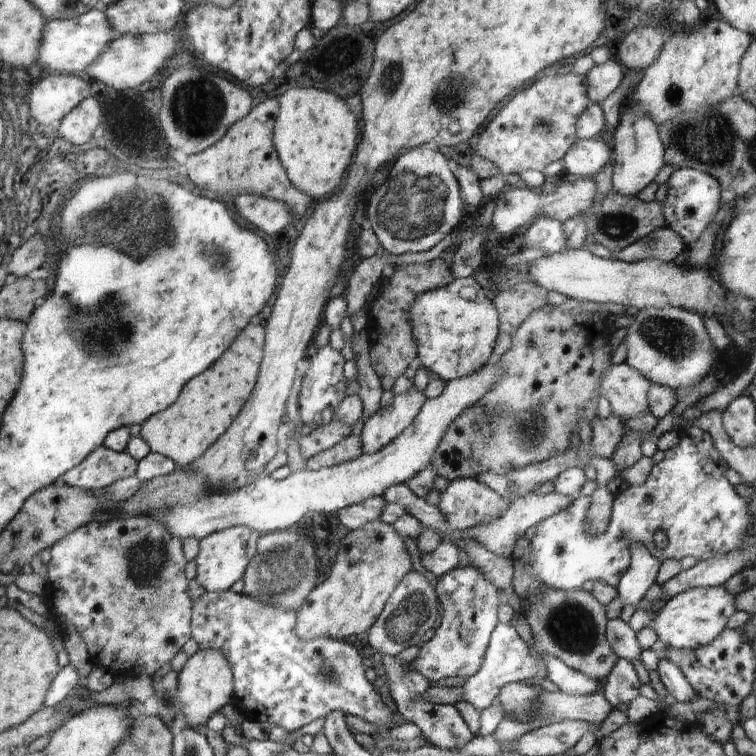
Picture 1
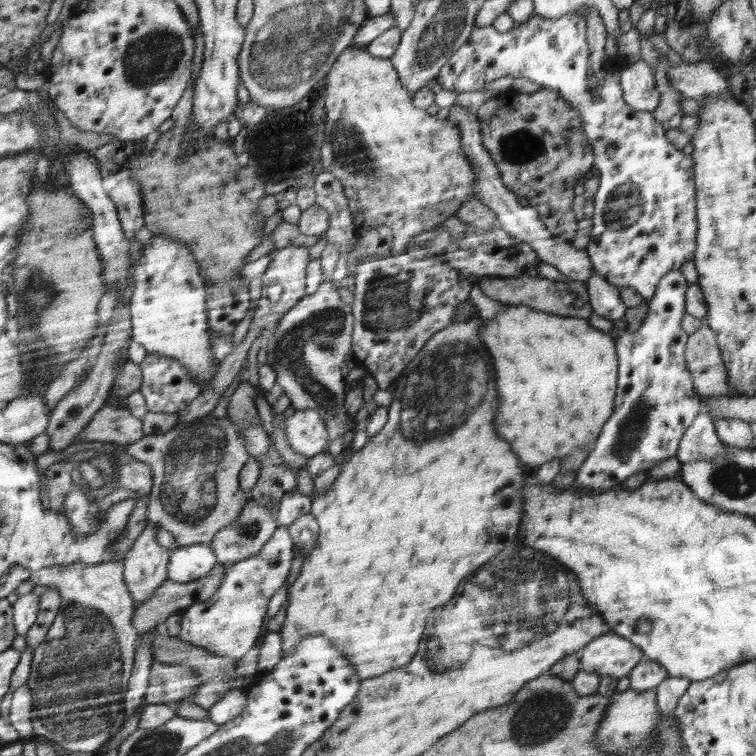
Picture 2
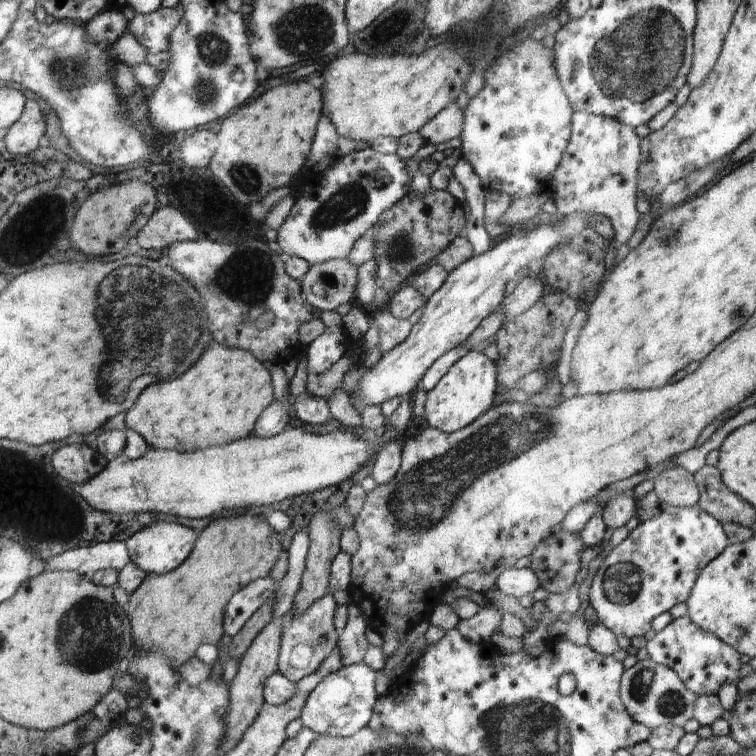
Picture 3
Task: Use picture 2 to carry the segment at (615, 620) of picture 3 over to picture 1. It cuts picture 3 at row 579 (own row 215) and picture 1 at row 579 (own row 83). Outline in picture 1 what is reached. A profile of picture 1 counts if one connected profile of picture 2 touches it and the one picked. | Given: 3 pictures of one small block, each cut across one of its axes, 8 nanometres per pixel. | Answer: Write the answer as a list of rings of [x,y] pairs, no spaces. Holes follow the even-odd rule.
[[[691,423],[691,425],[688,425],[683,431],[681,431],[679,443],[673,448],[668,449],[664,453],[664,459],[652,467],[652,472],[650,472],[648,480],[646,480],[642,486],[629,486],[626,490],[624,490],[624,492],[618,493],[614,496],[611,519],[609,520],[606,530],[602,534],[590,534],[590,532],[586,530],[584,520],[586,520],[586,514],[588,514],[589,501],[585,500],[582,495],[577,495],[574,502],[572,502],[571,506],[568,506],[566,510],[562,510],[562,512],[558,512],[558,514],[554,514],[554,516],[549,516],[542,520],[542,522],[538,522],[538,524],[536,524],[536,534],[534,534],[534,537],[529,544],[530,553],[529,555],[524,556],[520,562],[529,563],[530,568],[532,568],[532,572],[534,572],[534,576],[536,576],[536,580],[540,580],[543,588],[551,587],[554,588],[554,590],[572,592],[572,590],[581,590],[586,580],[602,581],[612,586],[612,588],[617,588],[619,580],[622,576],[624,576],[624,573],[630,566],[630,550],[632,550],[632,544],[644,544],[644,546],[646,546],[646,548],[650,551],[650,554],[661,561],[674,559],[683,562],[687,557],[696,558],[698,561],[705,561],[710,560],[710,558],[714,558],[714,556],[718,556],[718,554],[722,555],[730,554],[730,552],[736,552],[736,550],[744,548],[744,540],[746,540],[746,536],[750,534],[750,530],[754,528],[754,520],[752,520],[752,516],[750,516],[750,504],[748,504],[748,499],[738,496],[738,492],[734,490],[734,485],[728,480],[728,467],[729,466],[726,464],[726,461],[714,448],[714,442],[712,442],[710,434],[708,434],[706,430],[702,430],[700,426],[696,426],[694,423]],[[656,530],[664,530],[667,536],[668,546],[666,546],[666,548],[662,548],[662,550],[660,550],[660,548],[656,548],[656,544],[654,544],[654,532],[656,532]],[[458,565],[454,570],[446,572],[444,576],[439,576],[435,579],[436,596],[441,602],[445,611],[444,617],[440,621],[438,628],[435,629],[435,633],[432,638],[419,646],[418,655],[408,663],[408,670],[414,670],[423,674],[429,680],[430,684],[436,684],[442,678],[465,678],[466,680],[476,672],[482,670],[483,662],[486,659],[487,647],[490,646],[491,634],[496,626],[498,626],[498,606],[501,605],[500,589],[486,580],[482,576],[480,570],[474,570],[474,566],[462,566]]]

